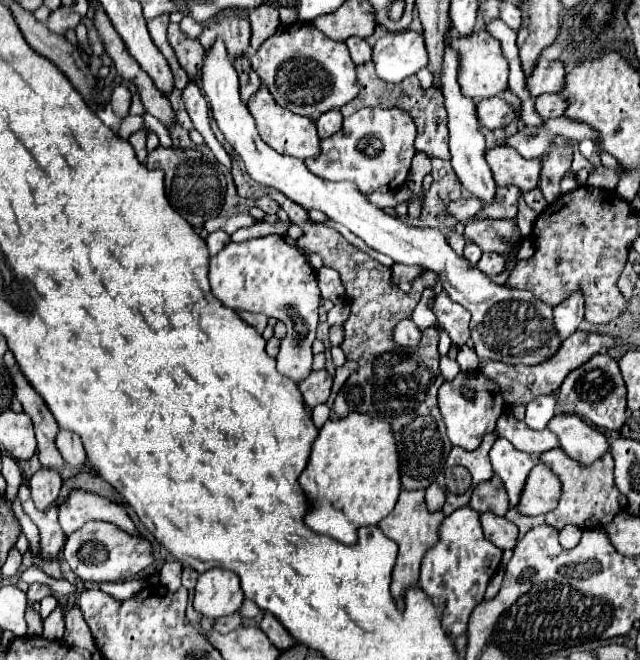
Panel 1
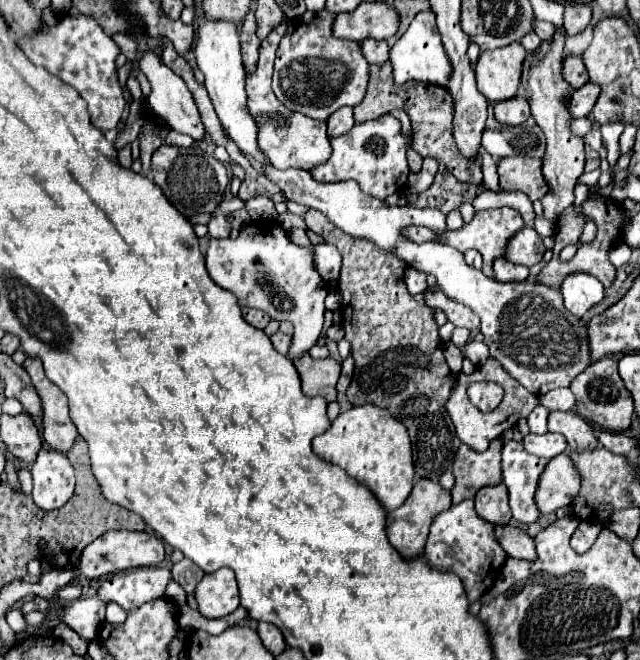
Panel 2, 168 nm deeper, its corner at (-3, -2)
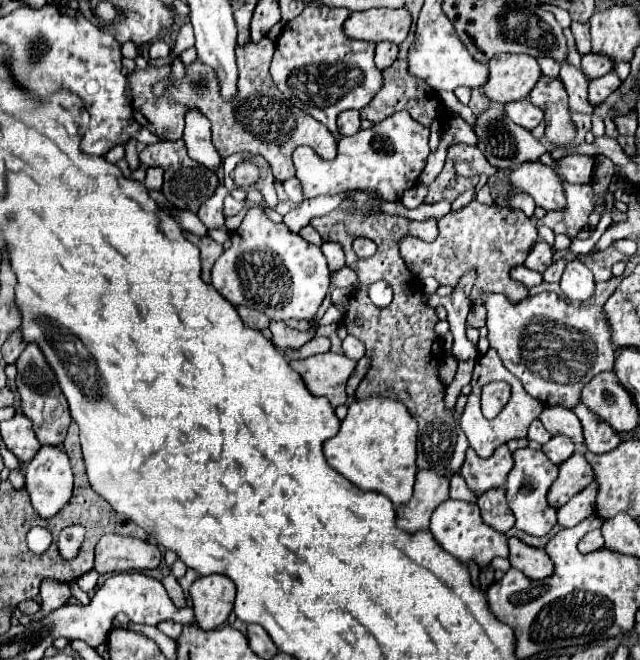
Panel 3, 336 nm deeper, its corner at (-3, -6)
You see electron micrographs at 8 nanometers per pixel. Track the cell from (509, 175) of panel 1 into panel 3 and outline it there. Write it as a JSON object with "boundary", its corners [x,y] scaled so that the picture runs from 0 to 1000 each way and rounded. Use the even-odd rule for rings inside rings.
{"boundary":[[[819,245],[800,258],[797,282],[806,291],[828,294],[838,312],[847,312],[850,318],[878,318],[884,309],[872,264],[847,245]]]}

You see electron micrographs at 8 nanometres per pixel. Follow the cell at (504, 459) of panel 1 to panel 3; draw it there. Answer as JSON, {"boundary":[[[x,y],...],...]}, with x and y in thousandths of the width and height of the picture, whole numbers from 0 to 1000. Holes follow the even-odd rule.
{"boundary":[[[831,679],[806,682],[800,694],[803,694],[803,709],[794,718],[791,755],[797,773],[806,782],[806,800],[825,806],[828,812],[850,812],[869,794],[869,773],[853,761],[853,745],[872,721],[872,706],[853,697],[847,682],[831,682]]]}

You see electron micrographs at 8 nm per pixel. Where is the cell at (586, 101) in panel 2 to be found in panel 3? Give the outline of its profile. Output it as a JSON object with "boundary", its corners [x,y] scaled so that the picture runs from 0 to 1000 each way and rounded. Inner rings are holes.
{"boundary":[[[950,109],[947,115],[934,118],[934,121],[922,121],[922,130],[919,130],[919,155],[925,161],[934,161],[941,158],[966,130],[969,130],[969,118],[963,115],[963,109]]]}

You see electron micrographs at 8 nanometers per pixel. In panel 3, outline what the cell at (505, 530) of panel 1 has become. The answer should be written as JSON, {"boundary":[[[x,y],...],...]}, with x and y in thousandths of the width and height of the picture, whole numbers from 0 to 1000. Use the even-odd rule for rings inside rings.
{"boundary":[[[806,812],[794,815],[794,830],[797,830],[797,842],[794,842],[797,855],[813,867],[819,867],[825,876],[847,879],[847,873],[859,873],[866,858],[850,833],[825,827]]]}

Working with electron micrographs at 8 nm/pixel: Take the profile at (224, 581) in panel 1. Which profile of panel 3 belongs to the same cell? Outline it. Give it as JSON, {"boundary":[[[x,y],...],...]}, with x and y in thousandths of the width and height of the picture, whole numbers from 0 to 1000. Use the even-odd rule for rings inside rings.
{"boundary":[[[347,870],[313,873],[297,891],[303,912],[303,933],[316,955],[334,955],[363,927],[366,915],[366,882]]]}

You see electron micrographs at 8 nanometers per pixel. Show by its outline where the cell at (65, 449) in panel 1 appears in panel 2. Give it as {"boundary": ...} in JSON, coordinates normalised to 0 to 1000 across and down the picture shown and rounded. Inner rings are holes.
{"boundary":[[[44,539],[34,555],[44,564],[44,570],[66,606],[69,667],[78,673],[78,679],[84,679],[91,685],[106,685],[122,661],[119,645],[106,630],[106,606],[72,573],[72,567],[66,564],[66,548],[59,542]]]}

